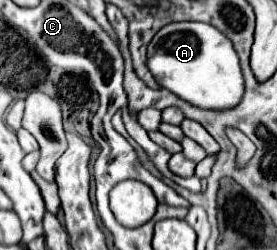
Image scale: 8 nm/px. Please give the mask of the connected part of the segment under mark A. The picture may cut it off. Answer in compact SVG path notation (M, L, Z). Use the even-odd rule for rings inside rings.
M184 21L160 29L148 49L148 67L160 87L198 109L226 111L236 107L244 95L244 79L232 41L208 23Z

